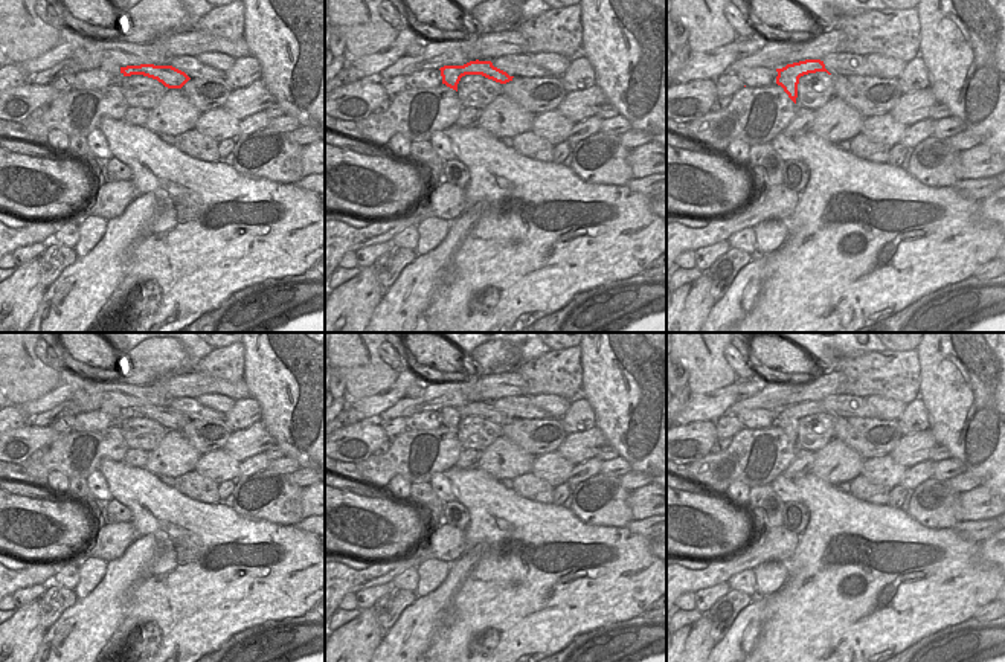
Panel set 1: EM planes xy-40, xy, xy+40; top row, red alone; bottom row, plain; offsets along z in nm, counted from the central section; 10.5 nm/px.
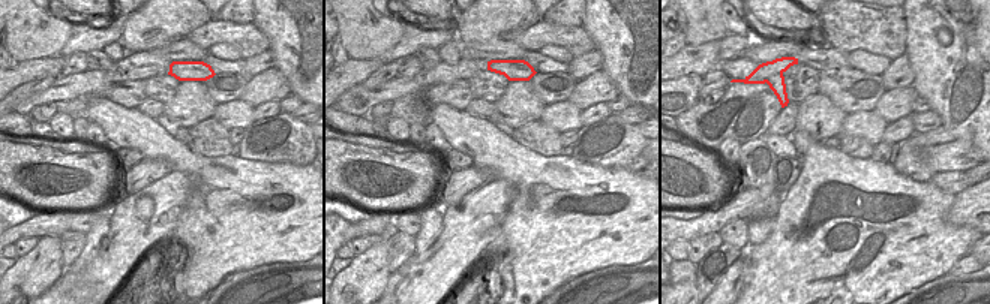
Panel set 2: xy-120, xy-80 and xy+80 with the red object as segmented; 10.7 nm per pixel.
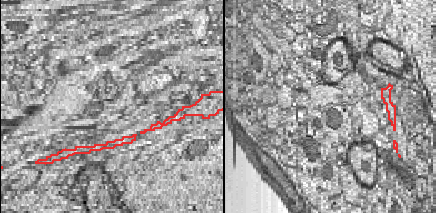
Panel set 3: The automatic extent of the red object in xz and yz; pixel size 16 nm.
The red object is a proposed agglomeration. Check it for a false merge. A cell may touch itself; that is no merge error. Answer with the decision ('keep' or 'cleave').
cleave

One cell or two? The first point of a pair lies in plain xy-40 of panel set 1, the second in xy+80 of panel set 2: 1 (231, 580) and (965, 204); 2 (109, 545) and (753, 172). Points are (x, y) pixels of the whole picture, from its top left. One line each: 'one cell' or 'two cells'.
1: two cells
2: two cells

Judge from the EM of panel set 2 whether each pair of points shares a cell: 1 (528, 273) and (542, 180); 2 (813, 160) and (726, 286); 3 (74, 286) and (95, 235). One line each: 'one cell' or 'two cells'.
1: one cell
2: two cells
3: one cell

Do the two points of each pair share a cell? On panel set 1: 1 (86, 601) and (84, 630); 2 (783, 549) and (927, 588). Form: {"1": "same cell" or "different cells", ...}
{"1": "same cell", "2": "different cells"}

